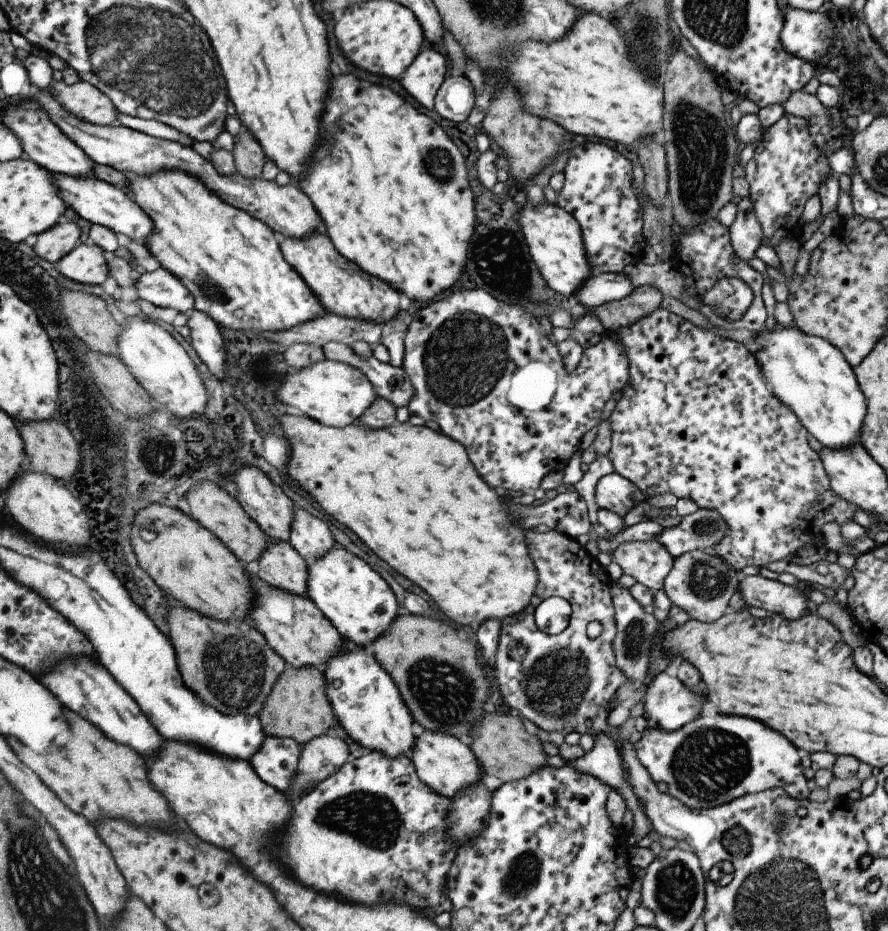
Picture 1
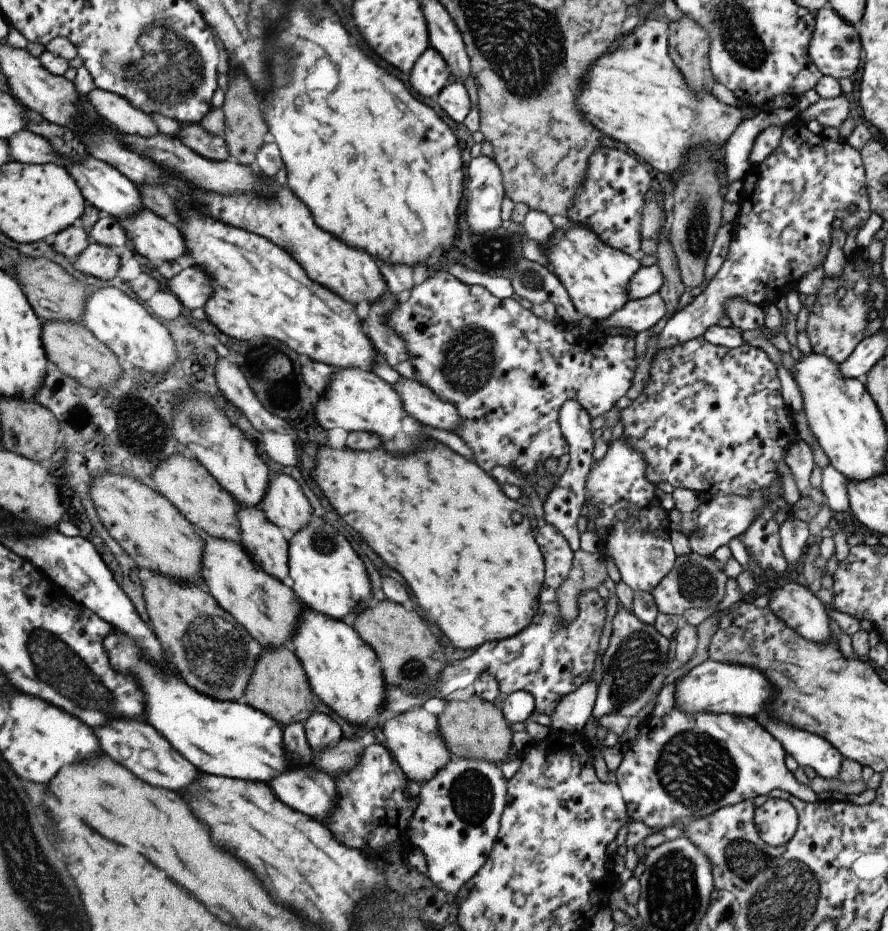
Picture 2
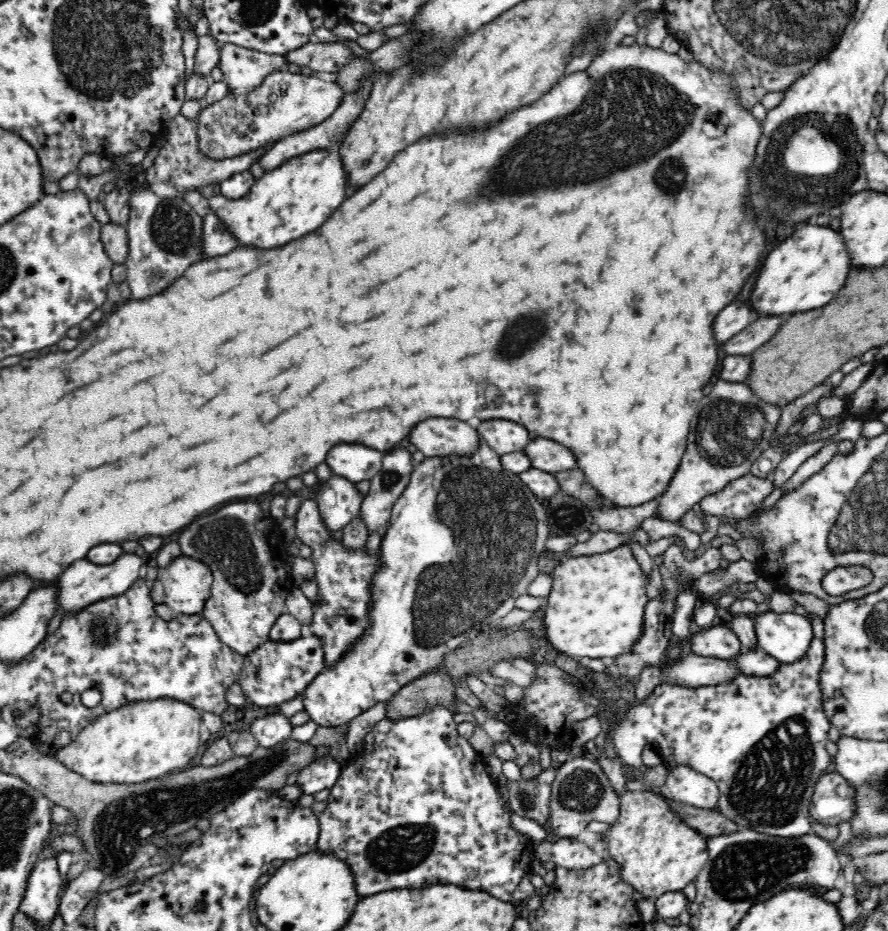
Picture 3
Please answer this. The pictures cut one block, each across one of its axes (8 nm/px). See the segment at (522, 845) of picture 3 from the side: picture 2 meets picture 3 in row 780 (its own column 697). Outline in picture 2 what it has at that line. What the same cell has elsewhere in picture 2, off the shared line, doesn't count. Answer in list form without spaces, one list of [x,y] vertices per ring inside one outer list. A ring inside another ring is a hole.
[[[704,335],[697,336],[696,338],[687,340],[685,343],[678,343],[672,346],[671,349],[660,349],[653,357],[650,364],[651,369],[649,370],[650,379],[646,382],[646,386],[642,390],[642,393],[632,400],[630,406],[622,409],[619,412],[619,420],[623,424],[623,438],[643,457],[643,460],[647,462],[647,467],[645,468],[647,479],[654,483],[656,486],[660,482],[668,482],[672,488],[683,488],[688,489],[698,494],[710,494],[710,496],[728,496],[728,495],[738,495],[743,497],[749,497],[754,491],[763,491],[766,496],[764,507],[759,515],[756,515],[753,523],[738,537],[740,542],[744,544],[749,554],[749,558],[753,558],[754,562],[762,568],[762,571],[768,571],[771,569],[776,573],[781,573],[787,570],[787,560],[783,555],[780,546],[780,535],[779,528],[780,525],[776,521],[776,512],[782,510],[786,506],[786,501],[783,497],[783,488],[781,487],[781,482],[779,481],[780,474],[778,473],[778,462],[785,461],[789,446],[795,443],[798,439],[798,431],[796,429],[793,414],[788,410],[786,402],[782,399],[780,380],[778,379],[776,365],[770,360],[770,357],[758,347],[749,346],[749,344],[744,343],[743,345],[729,349],[728,347],[723,347],[717,344],[712,346],[712,344],[704,339]]]

